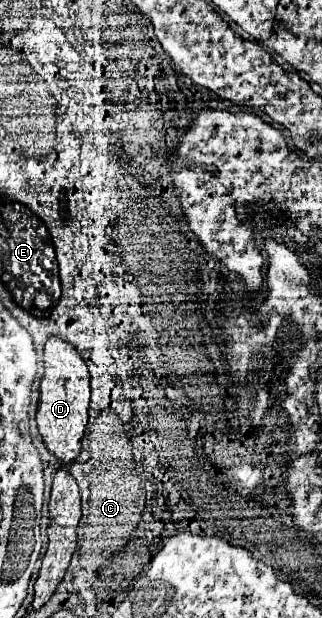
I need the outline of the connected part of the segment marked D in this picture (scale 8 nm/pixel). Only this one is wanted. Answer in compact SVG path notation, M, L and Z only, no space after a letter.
M50 335L44 345L44 377L40 381L40 403L36 421L46 447L56 455L58 463L70 463L80 453L80 439L88 423L90 373L80 351L60 335Z

